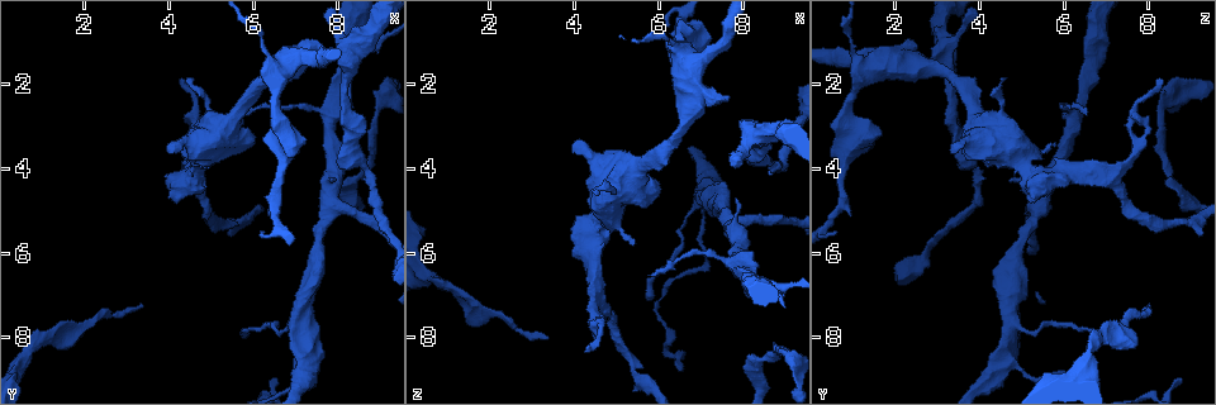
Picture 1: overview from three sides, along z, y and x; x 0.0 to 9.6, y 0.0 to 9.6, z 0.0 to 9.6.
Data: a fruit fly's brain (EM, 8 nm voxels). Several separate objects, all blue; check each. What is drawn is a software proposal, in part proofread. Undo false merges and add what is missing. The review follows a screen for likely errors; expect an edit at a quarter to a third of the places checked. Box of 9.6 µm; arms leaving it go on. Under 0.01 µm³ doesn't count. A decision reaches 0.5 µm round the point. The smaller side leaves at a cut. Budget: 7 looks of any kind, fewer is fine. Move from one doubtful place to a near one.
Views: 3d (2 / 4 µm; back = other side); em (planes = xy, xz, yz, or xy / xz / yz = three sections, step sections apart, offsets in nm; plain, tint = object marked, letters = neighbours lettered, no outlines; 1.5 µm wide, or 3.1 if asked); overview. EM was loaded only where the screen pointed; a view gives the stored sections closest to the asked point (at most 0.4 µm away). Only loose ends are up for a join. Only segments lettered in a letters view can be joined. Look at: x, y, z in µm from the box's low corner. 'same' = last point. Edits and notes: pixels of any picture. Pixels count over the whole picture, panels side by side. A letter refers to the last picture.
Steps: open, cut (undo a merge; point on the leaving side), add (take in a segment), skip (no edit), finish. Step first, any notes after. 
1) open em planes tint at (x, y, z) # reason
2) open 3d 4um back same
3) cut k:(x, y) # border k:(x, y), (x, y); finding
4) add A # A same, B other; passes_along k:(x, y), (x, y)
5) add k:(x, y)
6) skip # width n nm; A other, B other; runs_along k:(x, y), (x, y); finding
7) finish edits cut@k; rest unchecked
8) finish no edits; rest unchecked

open em planes letters at (5.40, 3.45, 5.80) # free end

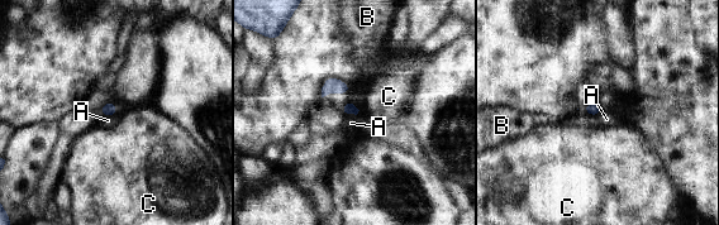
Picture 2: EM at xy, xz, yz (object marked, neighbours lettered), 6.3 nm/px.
skip # A other, B other, C other; none of them fits

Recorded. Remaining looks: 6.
open em xz step 4 tint at (7.85, 4.30, 4.75) # stops while still wide

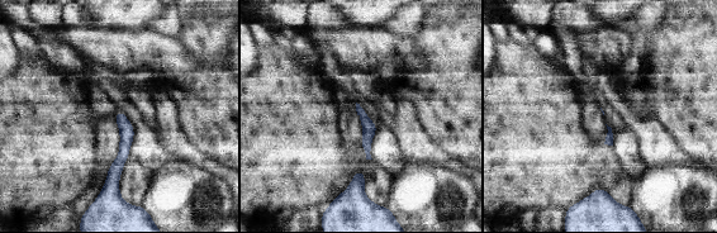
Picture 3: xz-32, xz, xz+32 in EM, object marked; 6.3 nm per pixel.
open em planes letters same # cut it another way

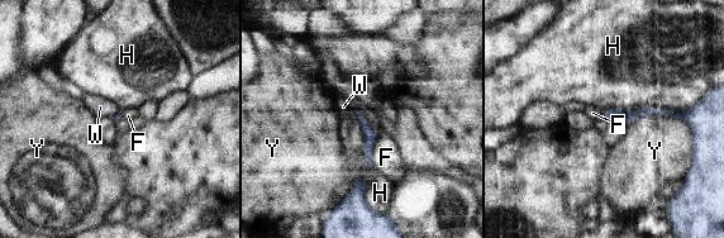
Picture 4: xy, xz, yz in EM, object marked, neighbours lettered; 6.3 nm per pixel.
skip # longest_contact Y 400 nm; F other, H other, W other, Y other; border 4:(372, 128), (377, 134), (374, 166); no lettered segment goes on from it

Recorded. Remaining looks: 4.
open 3d 4um at (7.85, 2.70, 6.30) # three-way junction

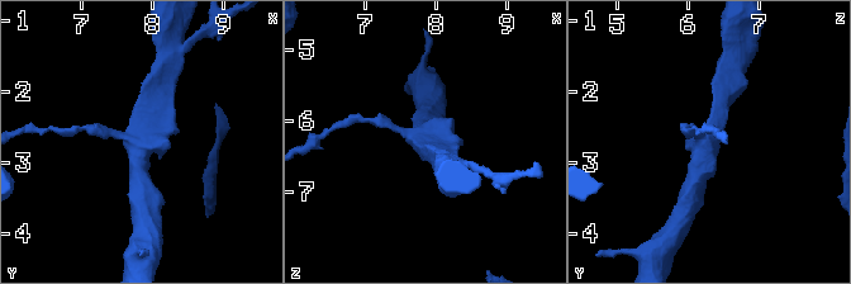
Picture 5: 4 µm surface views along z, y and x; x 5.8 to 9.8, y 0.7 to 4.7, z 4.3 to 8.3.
open em xy step 4 tint at (7.85, 2.70, 6.25) # arms 3; shape alone is not enough

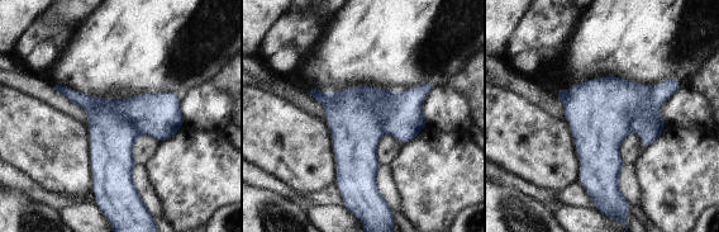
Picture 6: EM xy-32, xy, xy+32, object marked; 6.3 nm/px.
open em planes letters same # cut it another way

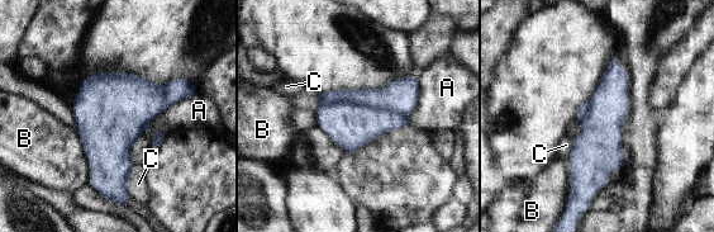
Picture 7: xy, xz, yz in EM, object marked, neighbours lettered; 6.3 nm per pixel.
cut 7:(401, 95) # width 280 nm; A other, B other, C other; two cells meet here

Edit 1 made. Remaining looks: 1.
finish edits cut@7; rest unchecked

